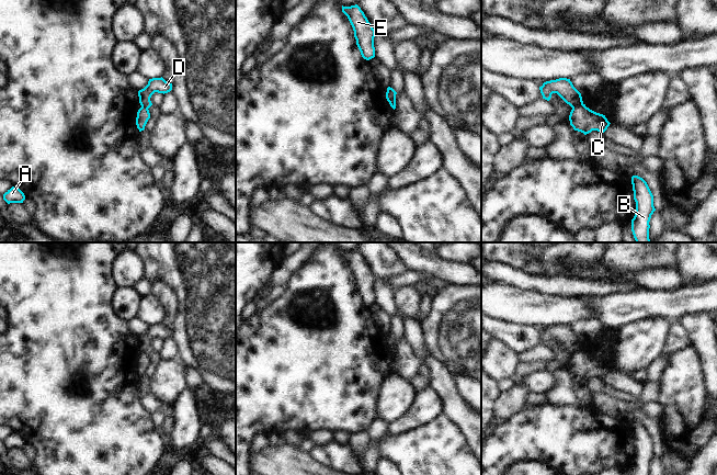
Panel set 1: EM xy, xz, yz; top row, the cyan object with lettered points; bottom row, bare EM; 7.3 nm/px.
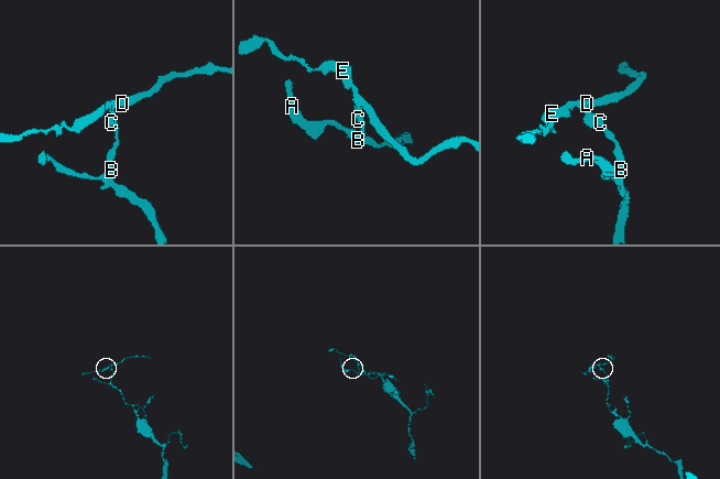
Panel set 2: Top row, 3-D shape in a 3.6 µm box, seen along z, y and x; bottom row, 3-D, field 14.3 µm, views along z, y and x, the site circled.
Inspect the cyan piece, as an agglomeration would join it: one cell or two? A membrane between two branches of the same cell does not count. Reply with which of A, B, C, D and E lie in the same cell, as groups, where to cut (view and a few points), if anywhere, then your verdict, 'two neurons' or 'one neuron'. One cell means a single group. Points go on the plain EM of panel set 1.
A B C / D E; cut in yz along (582, 348), (572, 354); two neurons

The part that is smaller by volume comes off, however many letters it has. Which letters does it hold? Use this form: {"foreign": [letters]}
{"foreign": ["D", "E"]}

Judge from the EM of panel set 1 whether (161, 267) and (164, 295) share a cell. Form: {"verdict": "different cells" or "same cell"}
{"verdict": "different cells"}

